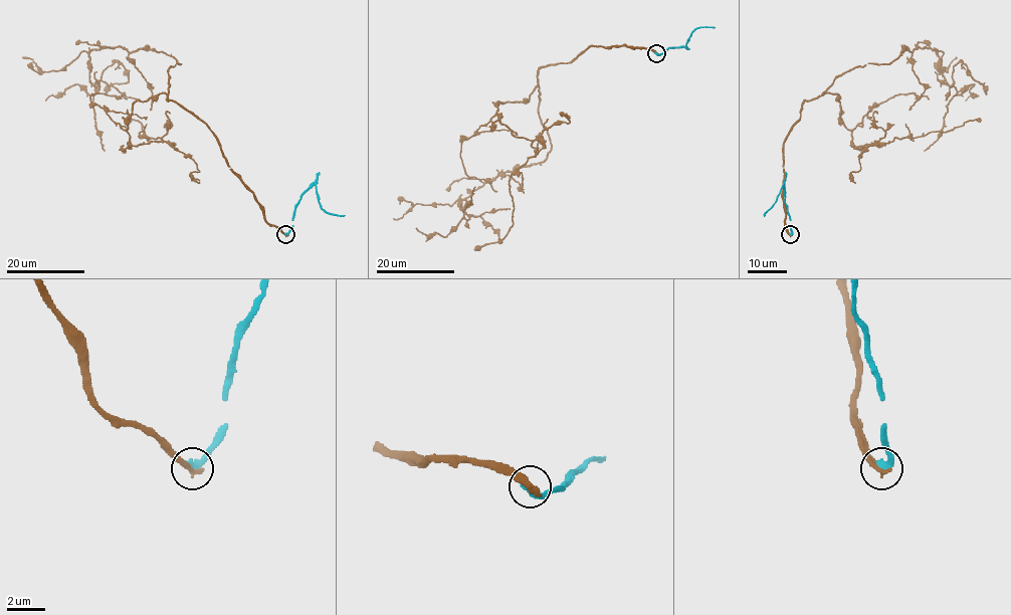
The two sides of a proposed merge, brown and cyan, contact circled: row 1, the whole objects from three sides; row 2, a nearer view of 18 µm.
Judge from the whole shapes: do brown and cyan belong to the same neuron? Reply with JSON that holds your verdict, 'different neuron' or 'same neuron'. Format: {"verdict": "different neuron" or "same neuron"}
{"verdict": "different neuron"}

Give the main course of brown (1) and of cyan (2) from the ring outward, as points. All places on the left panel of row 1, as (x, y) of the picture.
1: (285, 235), (214, 133), (168, 100), (172, 57), (94, 49), (93, 84), (118, 61), (129, 79), (105, 93)
2: (285, 235), (291, 227), (298, 200), (314, 185), (318, 202), (326, 212), (344, 215)

